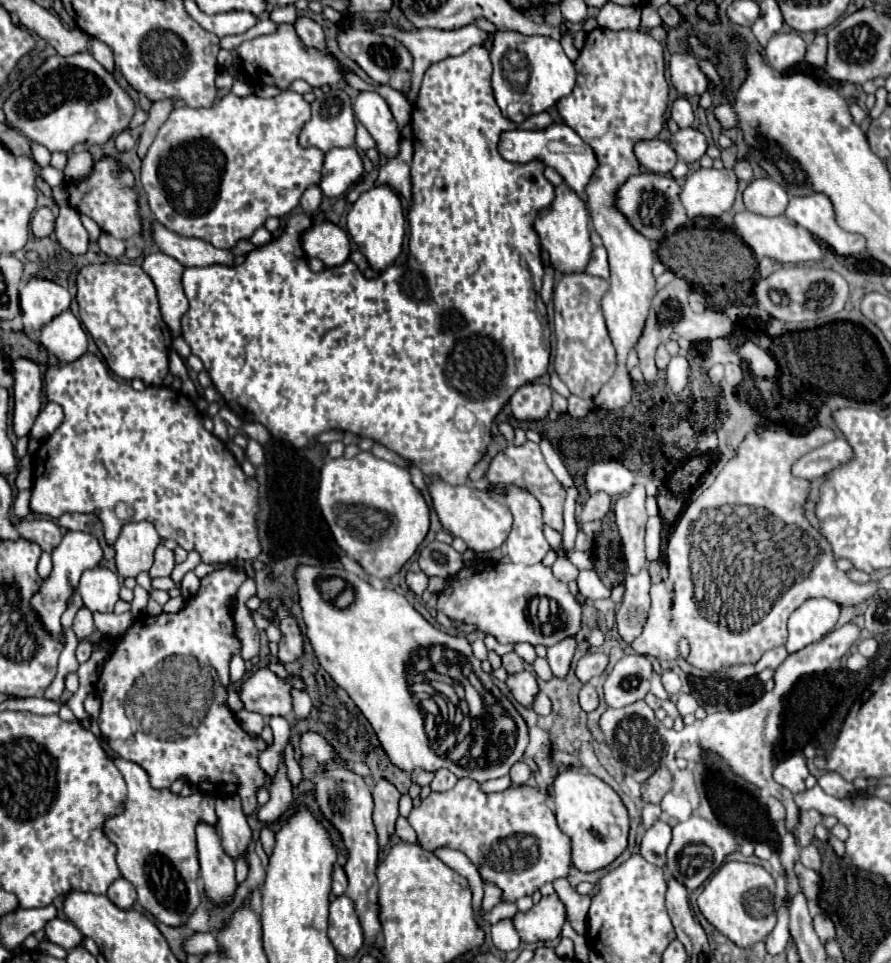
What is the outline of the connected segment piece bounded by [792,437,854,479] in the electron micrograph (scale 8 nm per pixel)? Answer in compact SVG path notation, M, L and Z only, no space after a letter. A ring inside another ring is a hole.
M838 437L818 449L812 449L796 461L792 473L802 479L818 479L836 467L842 467L854 459L854 451L844 437Z

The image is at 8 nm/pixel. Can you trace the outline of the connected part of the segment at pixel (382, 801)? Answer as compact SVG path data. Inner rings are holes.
M380 779L374 789L374 825L378 831L378 843L380 843L380 863L384 861L384 849L394 835L396 819L398 819L398 801L400 801L400 791L388 783L386 779Z

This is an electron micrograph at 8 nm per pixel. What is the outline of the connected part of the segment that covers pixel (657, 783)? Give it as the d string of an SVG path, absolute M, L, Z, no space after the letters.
M660 767L646 783L642 783L642 799L646 803L660 803L662 797L670 791L670 773L666 767Z

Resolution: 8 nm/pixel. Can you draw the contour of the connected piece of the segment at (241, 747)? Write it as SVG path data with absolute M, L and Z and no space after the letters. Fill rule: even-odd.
M236 561L234 565L238 571L222 569L206 575L200 591L182 611L160 613L156 617L140 615L122 637L110 641L110 651L96 683L96 693L102 699L98 725L108 737L110 749L118 757L140 765L148 773L154 789L168 789L176 779L188 779L188 783L192 783L198 791L214 797L240 795L242 789L244 815L252 815L258 807L256 793L266 781L266 773L260 767L258 757L268 749L268 745L260 735L246 733L228 707L228 665L230 657L240 651L240 641L236 639L234 619L226 611L224 601L236 595L240 583L246 579L242 561Z

